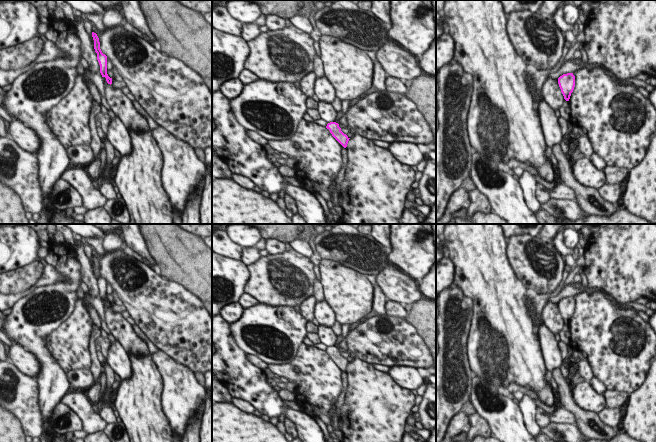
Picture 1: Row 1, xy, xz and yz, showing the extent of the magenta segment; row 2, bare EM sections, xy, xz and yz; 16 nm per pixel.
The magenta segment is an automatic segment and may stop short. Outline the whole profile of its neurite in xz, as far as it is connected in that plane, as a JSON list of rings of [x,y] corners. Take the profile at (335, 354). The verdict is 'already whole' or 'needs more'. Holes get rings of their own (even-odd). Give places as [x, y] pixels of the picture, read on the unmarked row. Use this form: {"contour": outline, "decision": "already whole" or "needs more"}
{"contour": [[[330,346],[326,352],[330,355],[332,360],[344,371],[347,371],[349,361],[341,355],[339,348],[336,346]]], "decision": "already whole"}

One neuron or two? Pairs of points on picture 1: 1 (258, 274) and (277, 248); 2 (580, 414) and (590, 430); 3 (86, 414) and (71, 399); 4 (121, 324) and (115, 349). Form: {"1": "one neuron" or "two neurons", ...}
{"1": "two neurons", "2": "one neuron", "3": "one neuron", "4": "two neurons"}

